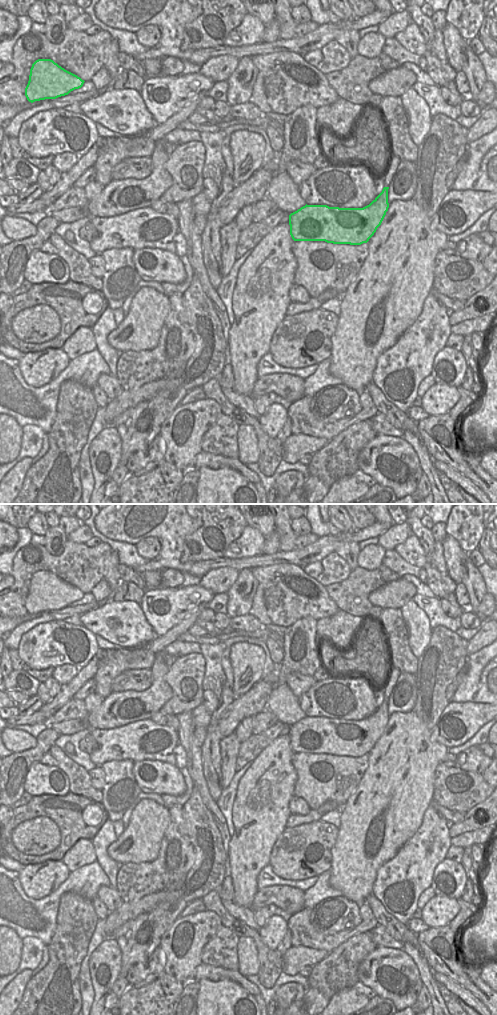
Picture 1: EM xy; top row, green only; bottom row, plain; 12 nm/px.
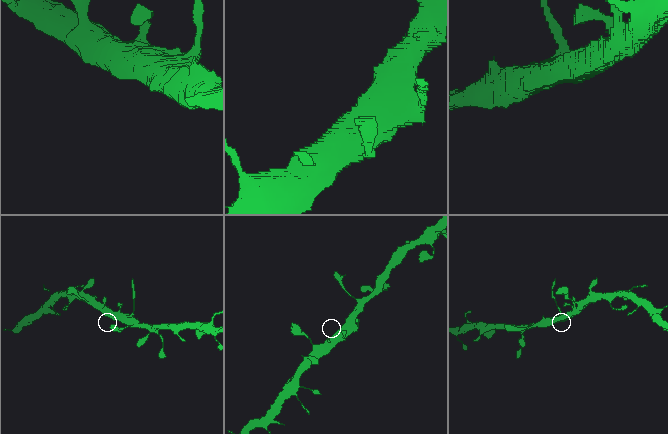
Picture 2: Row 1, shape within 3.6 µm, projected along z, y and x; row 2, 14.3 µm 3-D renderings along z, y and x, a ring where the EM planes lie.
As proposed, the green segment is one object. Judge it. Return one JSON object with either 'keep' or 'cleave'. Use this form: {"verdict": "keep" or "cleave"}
{"verdict": "cleave"}

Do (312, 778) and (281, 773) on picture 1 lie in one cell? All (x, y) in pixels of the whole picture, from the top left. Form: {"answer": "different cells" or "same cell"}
{"answer": "different cells"}

